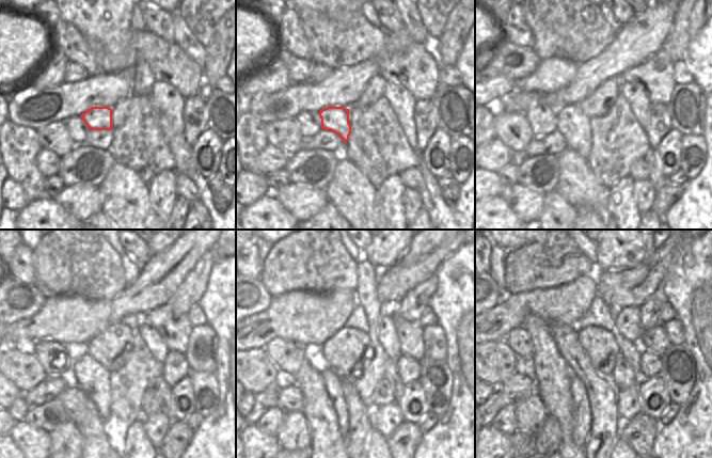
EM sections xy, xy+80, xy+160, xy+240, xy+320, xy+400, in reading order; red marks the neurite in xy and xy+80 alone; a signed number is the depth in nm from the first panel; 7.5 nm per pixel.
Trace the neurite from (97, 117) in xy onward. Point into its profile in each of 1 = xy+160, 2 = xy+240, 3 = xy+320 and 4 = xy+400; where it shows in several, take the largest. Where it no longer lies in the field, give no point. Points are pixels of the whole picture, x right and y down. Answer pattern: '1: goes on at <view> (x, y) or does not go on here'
1: goes on at xy+160 (571, 122)
2: goes on at xy+240 (88, 374)
3: goes on at xy+320 (333, 382)
4: goes on at xy+400 (576, 390)

